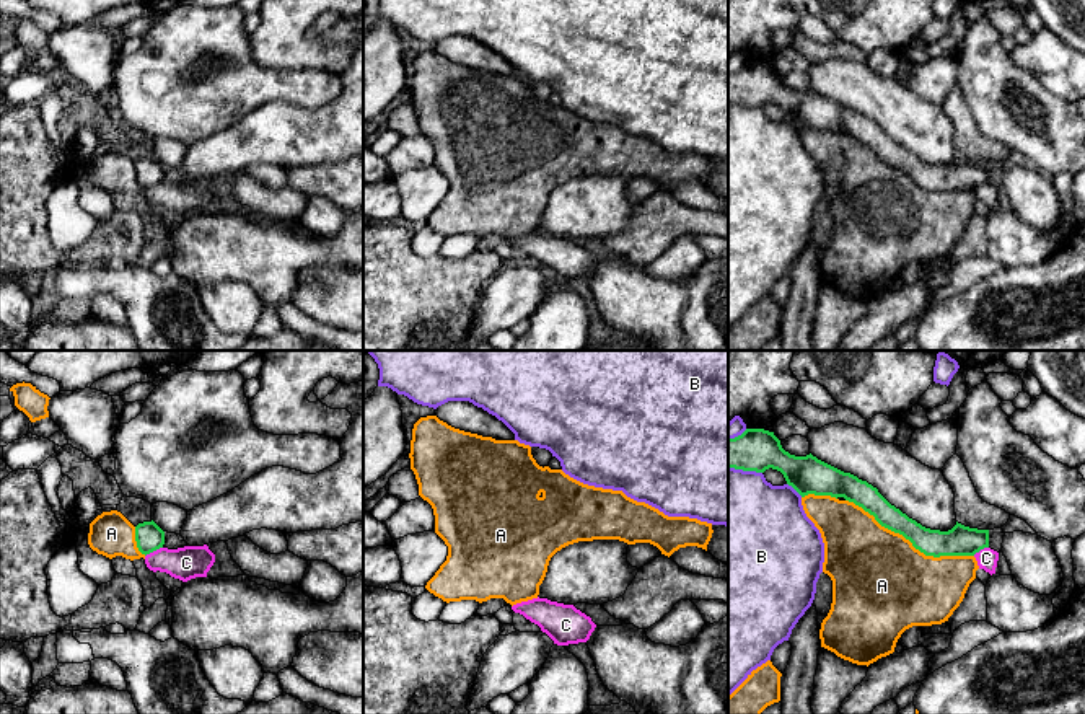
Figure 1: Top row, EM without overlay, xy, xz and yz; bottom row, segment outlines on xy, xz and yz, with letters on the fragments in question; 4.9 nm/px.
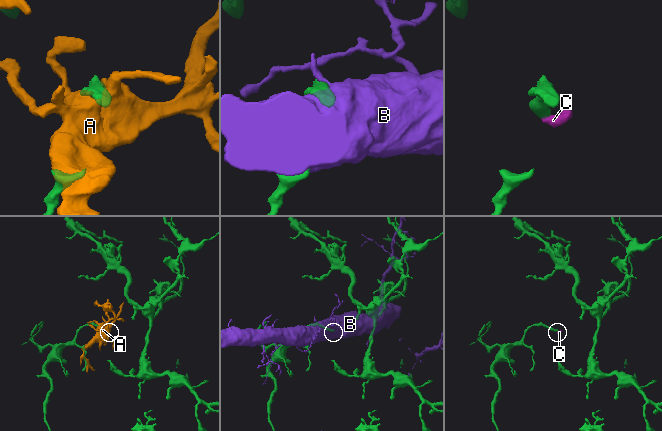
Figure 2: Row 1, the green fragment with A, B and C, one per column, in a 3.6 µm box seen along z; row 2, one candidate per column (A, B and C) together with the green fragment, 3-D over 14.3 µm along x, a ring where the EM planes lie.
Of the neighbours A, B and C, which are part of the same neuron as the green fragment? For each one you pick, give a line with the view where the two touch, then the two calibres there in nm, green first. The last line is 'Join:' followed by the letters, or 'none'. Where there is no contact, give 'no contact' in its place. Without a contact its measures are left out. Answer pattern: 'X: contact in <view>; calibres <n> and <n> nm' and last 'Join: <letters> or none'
Join: none

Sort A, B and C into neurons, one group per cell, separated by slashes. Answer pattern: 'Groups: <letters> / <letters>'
Groups: A C / B

